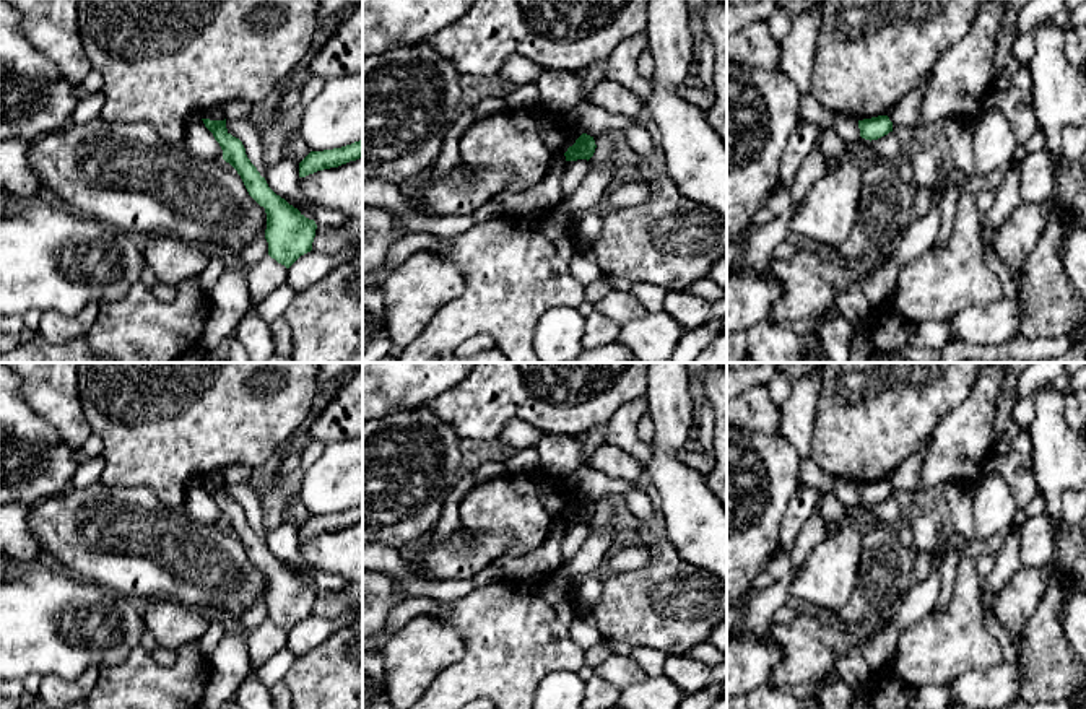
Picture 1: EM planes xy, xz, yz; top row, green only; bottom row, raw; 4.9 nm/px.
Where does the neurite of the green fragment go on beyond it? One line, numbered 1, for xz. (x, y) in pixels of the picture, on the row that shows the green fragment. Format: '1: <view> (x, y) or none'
1: none

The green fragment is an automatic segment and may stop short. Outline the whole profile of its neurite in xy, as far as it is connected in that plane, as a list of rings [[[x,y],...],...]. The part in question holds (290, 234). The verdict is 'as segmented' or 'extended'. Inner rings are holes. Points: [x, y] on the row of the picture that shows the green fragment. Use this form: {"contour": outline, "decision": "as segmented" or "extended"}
{"contour": [[[202,119],[223,150],[223,159],[241,176],[249,195],[265,208],[268,255],[289,268],[312,250],[317,224],[276,195],[245,154],[242,141],[232,137],[224,120]]], "decision": "as segmented"}

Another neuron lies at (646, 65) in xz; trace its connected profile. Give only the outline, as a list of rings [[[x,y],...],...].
[[[647,49],[637,59],[637,73],[644,80],[649,80],[650,81],[652,76],[654,76],[654,70],[655,70],[655,62],[654,62],[654,57],[652,57],[650,50]]]

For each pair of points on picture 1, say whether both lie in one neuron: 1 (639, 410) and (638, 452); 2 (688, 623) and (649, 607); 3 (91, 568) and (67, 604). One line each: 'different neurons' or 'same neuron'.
1: same neuron
2: same neuron
3: different neurons

